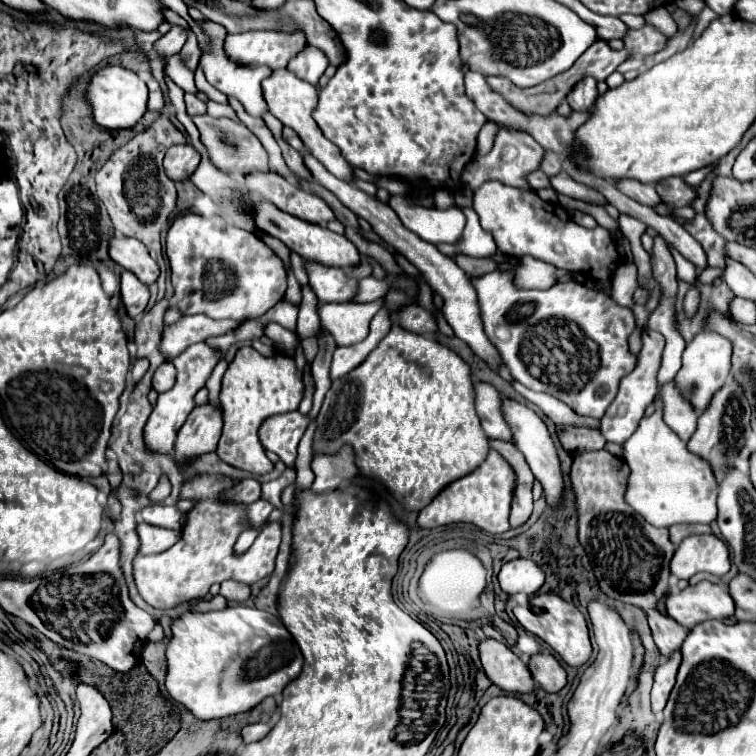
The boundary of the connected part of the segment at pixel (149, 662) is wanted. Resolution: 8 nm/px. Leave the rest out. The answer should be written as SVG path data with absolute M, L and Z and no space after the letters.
M147 641L145 647L143 647L143 653L141 653L143 665L145 665L147 671L157 679L158 687L162 694L164 694L165 691L164 681L166 674L165 664L161 662L163 651L165 651L165 649L161 649L161 643L151 643L151 641Z

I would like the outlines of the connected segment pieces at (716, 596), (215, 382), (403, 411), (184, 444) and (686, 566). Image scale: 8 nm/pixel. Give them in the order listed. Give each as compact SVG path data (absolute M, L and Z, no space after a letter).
M701 581L697 585L689 585L683 591L675 591L667 595L665 601L667 613L687 625L695 627L707 619L727 619L733 615L735 605L729 591L711 581Z
M223 359L223 361L219 361L219 365L217 365L215 369L213 369L211 377L207 379L207 389L209 389L209 401L215 401L215 403L219 403L217 395L219 395L219 387L221 387L221 377L223 377L225 369L227 369L227 363L225 363L225 359Z
M397 325L391 327L391 331L383 337L383 341L367 355L367 359L355 367L351 373L343 375L341 379L335 379L331 389L327 391L325 395L325 401L323 401L323 407L317 415L317 431L315 431L315 437L313 437L313 455L335 455L337 451L341 451L343 445L351 445L353 447L353 453L355 453L355 465L359 469L359 475L365 477L365 479L375 479L375 481L381 481L385 485L385 489L399 501L399 505L405 509L405 511L415 511L419 513L423 507L427 507L437 495L439 491L443 491L447 485L451 485L453 481L461 479L461 477L467 477L469 473L473 473L487 457L489 453L489 445L487 445L487 435L483 433L481 425L479 425L479 417L475 413L475 405L473 405L473 381L471 381L471 371L469 371L469 365L451 349L447 349L445 345L433 341L433 339L427 339L423 335L415 335L415 333L409 333Z
M211 403L197 405L177 433L175 441L177 461L185 461L195 455L213 451L221 437L221 425L223 415L217 405Z
M715 535L685 537L671 559L671 573L677 579L691 579L699 571L723 577L729 567L729 549Z

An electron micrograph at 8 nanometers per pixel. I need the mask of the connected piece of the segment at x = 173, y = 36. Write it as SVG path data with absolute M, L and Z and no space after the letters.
M173 25L171 31L167 35L163 35L153 49L157 49L157 55L161 59L171 57L171 55L177 55L181 51L181 47L185 45L185 39L187 39L187 33L181 27Z

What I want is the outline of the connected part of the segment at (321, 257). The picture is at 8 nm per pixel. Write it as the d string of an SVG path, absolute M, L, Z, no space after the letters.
M269 201L255 203L255 225L257 225L257 229L281 239L287 247L297 251L309 263L321 263L321 265L327 265L327 267L351 269L351 267L357 267L361 263L361 259L363 259L359 249L345 235L333 233L333 231L329 231L327 227L321 227L321 225L301 221L301 219L277 209Z

